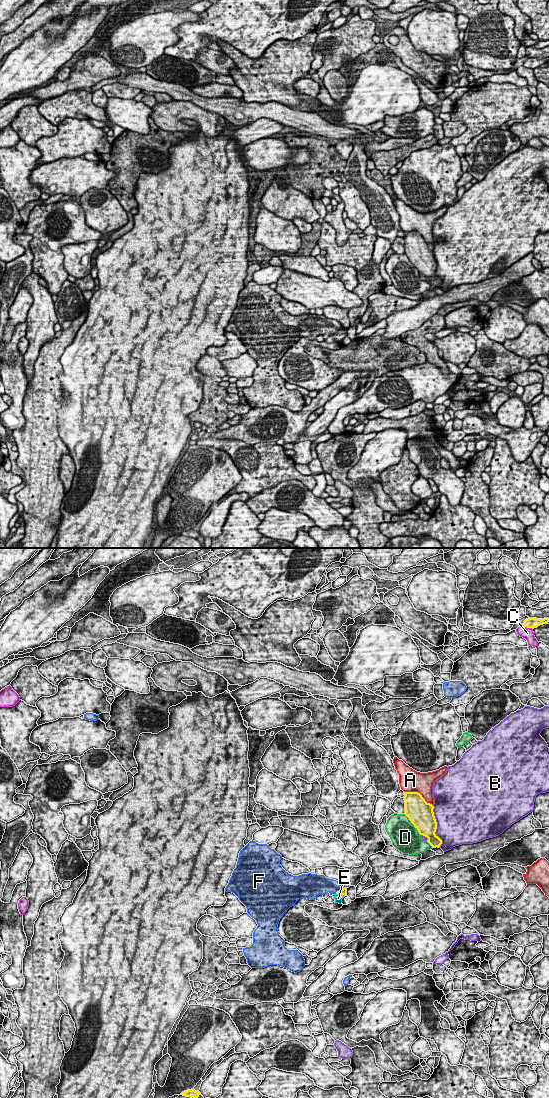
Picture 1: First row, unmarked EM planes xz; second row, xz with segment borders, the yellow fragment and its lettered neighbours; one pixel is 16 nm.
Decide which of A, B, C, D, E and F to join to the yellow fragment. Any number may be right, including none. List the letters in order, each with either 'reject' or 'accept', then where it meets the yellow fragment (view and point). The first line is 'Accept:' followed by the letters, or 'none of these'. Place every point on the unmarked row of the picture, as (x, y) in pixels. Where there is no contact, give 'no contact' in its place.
Accept: E
A: reject; meets yellow in xz at (419, 233)
B: reject; meets yellow in xz at (436, 266)
C: reject; meets yellow in xz at (527, 67)
D: reject; meets yellow in xz at (412, 263)
E: accept; meets yellow in xz at (341, 334)
F: reject; meets yellow in xz at (339, 330)

